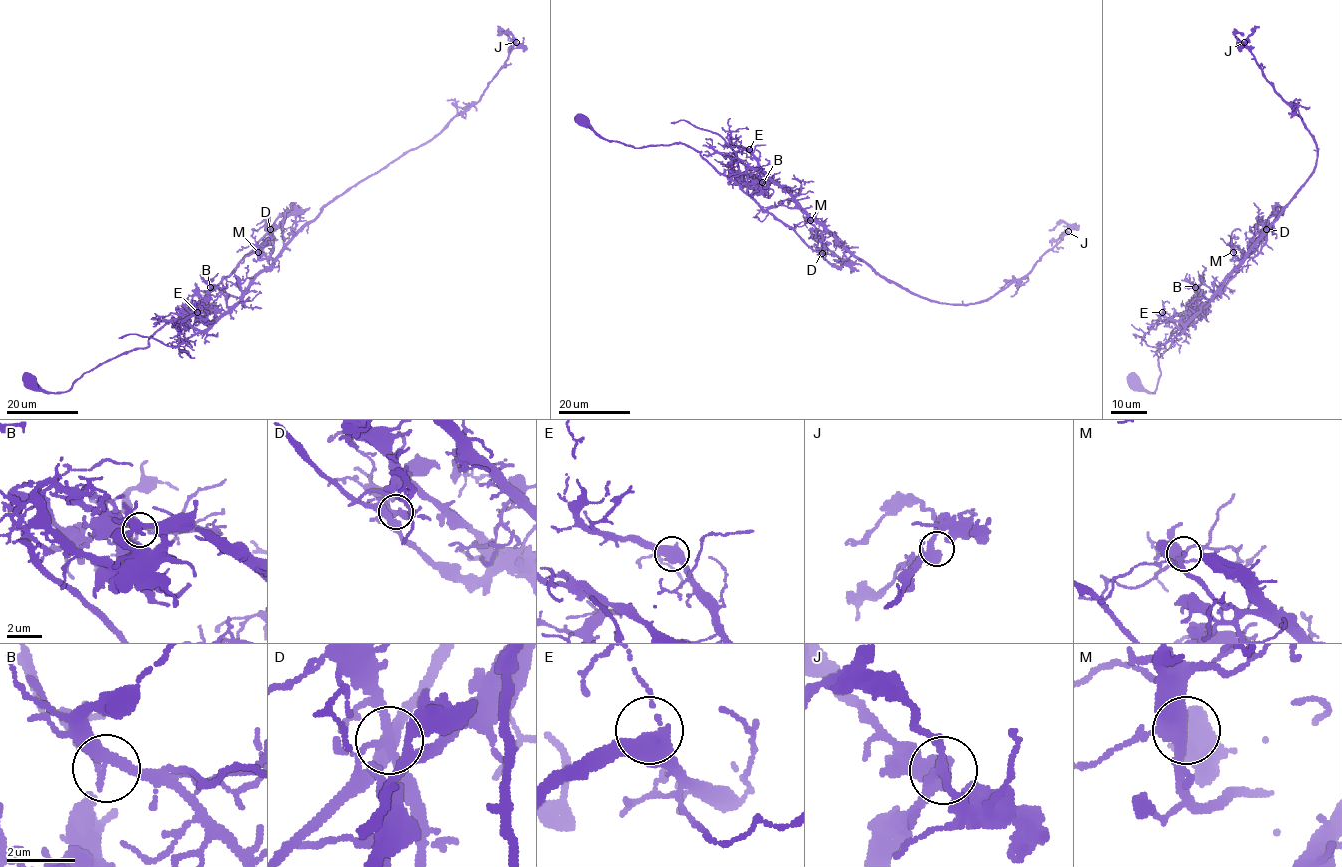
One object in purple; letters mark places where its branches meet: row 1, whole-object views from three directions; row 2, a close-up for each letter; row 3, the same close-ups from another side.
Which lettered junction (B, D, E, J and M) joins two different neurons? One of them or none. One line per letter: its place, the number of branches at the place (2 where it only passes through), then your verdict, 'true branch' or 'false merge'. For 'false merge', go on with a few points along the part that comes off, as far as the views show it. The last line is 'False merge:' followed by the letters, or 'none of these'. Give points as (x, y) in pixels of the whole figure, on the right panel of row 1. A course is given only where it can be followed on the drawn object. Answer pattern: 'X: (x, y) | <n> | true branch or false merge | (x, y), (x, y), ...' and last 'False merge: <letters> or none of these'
B: (1195, 287) | 3 | true branch
D: (1266, 229) | 3 | false merge | (1265, 229), (1261, 249), (1244, 258), (1306, 181), (1317, 150), (1304, 122), (1234, 34), (1243, 34)
E: (1162, 312) | 3 | true branch
J: (1244, 42) | 3 | true branch
M: (1233, 252) | 3 | true branch
False merge: D

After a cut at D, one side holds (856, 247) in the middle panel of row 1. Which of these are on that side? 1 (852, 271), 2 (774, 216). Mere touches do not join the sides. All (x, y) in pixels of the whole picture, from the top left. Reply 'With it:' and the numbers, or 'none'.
With it: none

